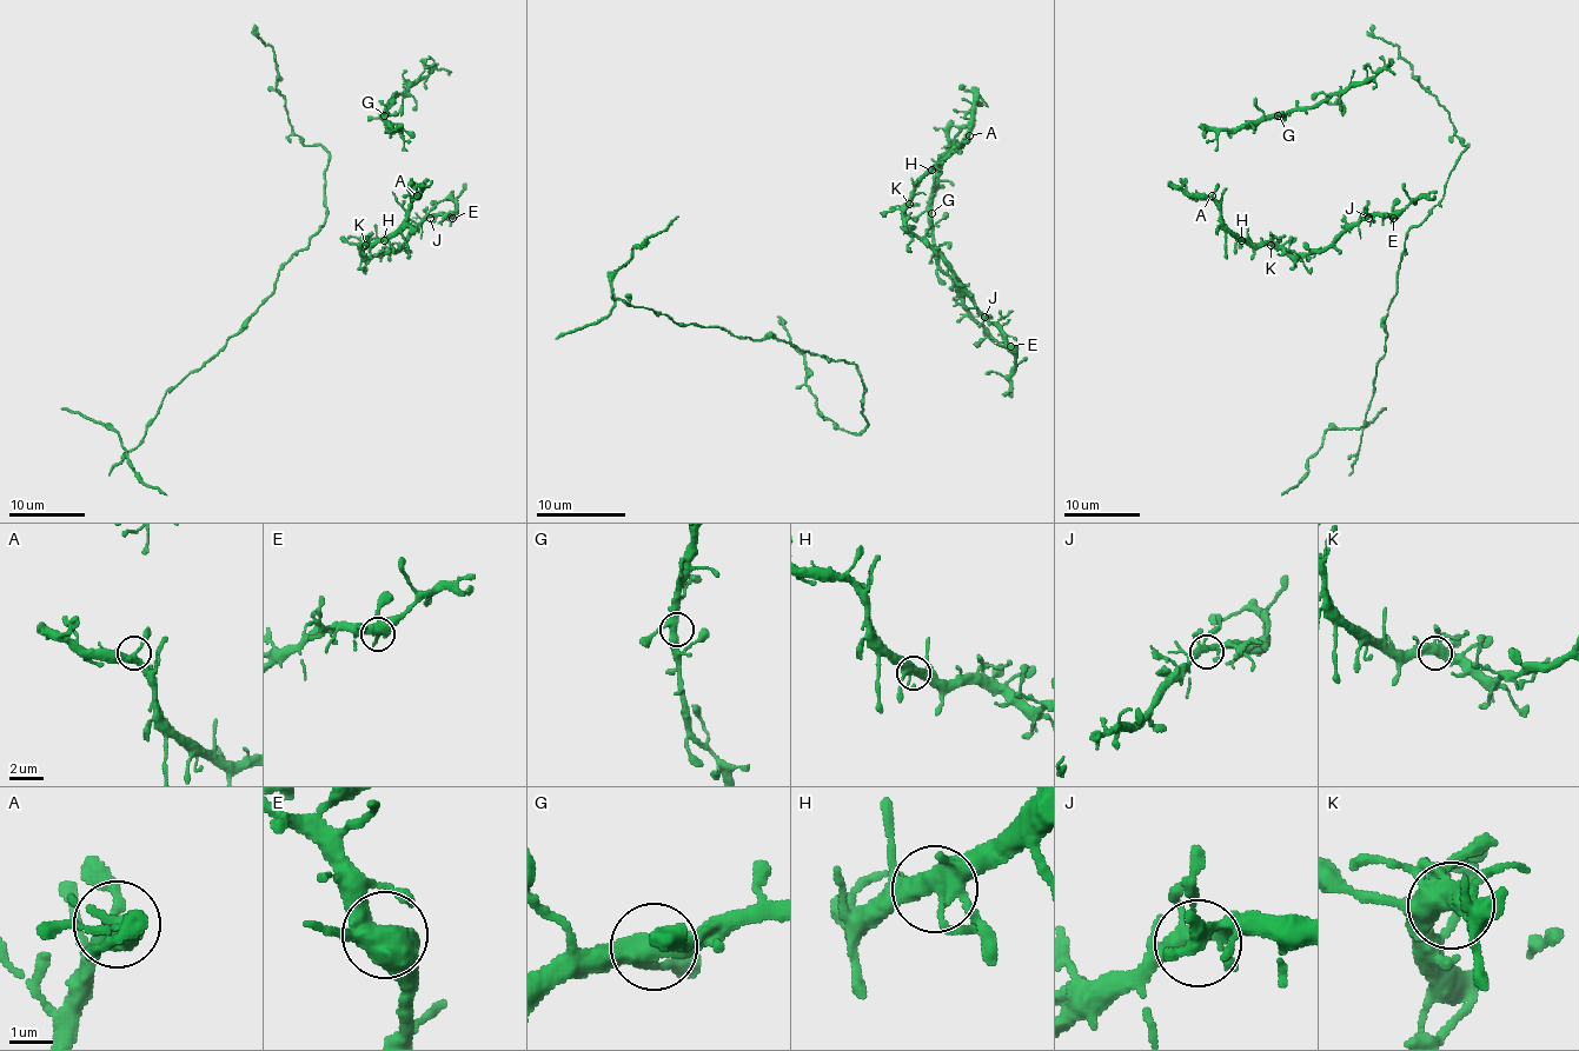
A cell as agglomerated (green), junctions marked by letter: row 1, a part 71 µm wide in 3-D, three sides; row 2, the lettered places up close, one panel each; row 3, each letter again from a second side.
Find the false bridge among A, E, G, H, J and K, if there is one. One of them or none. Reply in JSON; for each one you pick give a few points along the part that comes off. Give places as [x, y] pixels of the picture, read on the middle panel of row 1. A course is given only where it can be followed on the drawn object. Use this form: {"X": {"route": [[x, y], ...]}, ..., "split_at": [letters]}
{"split_at": []}

